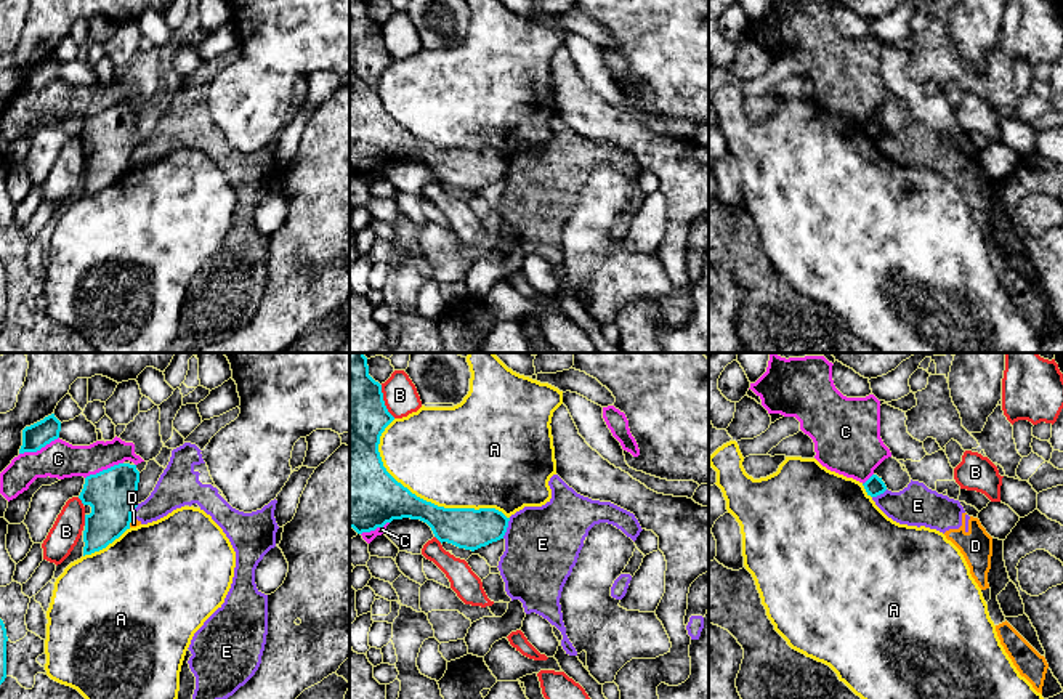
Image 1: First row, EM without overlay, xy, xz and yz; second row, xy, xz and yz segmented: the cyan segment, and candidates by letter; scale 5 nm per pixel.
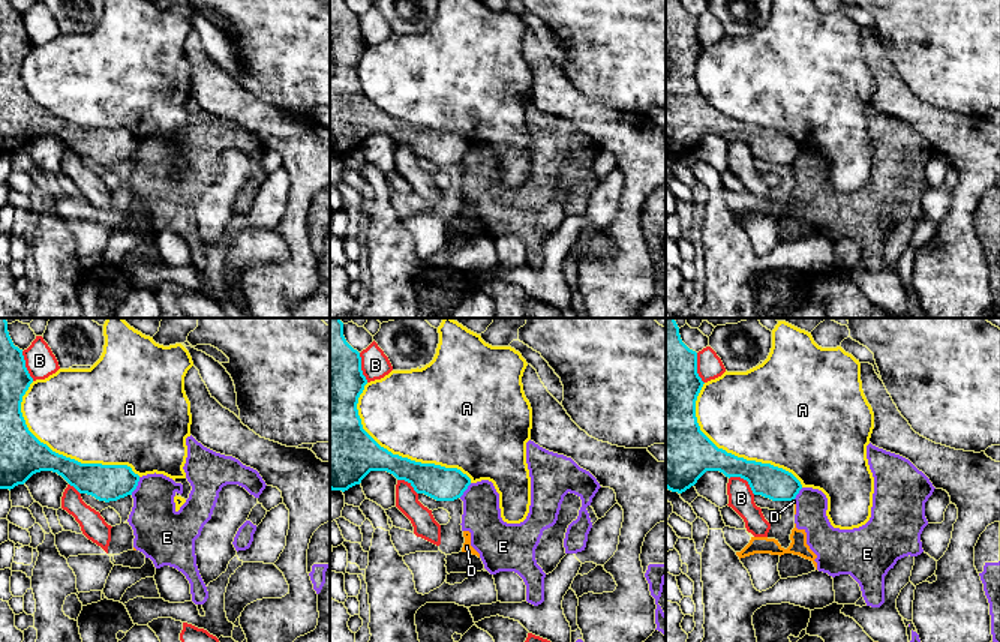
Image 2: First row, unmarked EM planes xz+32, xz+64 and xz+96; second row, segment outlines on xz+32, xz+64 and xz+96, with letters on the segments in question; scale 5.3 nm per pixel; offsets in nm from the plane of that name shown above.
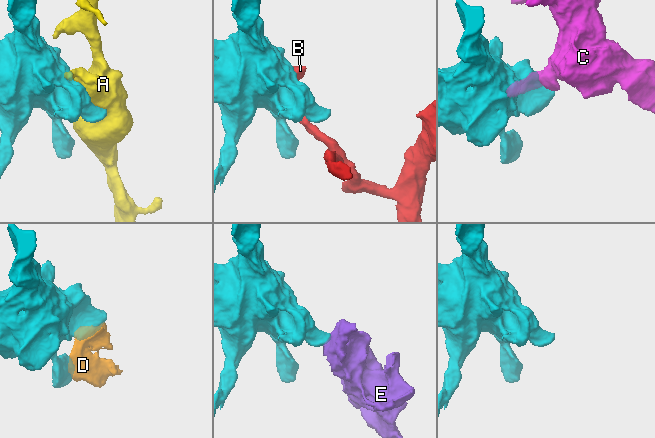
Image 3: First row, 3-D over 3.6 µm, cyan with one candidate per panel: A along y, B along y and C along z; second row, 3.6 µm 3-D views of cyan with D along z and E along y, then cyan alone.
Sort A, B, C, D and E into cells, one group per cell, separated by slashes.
A / B / C / D E

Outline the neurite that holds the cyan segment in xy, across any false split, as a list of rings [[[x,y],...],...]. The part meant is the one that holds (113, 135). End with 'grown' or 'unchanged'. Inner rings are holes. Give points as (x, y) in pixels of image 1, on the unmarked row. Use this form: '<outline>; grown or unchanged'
[[[119,104],[85,119],[79,136],[91,147],[85,156],[83,197],[106,189],[130,170],[131,154],[138,147],[139,112],[136,106]]]; unchanged

